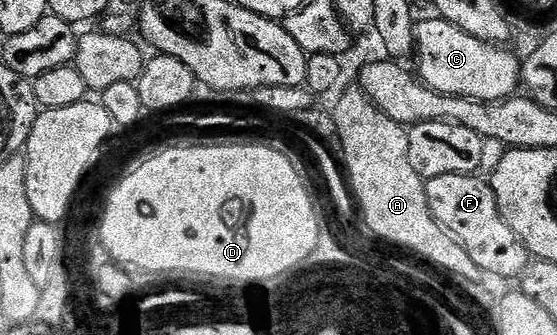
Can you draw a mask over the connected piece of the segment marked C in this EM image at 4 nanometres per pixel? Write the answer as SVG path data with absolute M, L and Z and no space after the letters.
M433 17L416 24L416 49L415 58L420 58L419 78L427 87L432 87L438 93L447 95L461 95L471 99L480 99L484 103L499 103L517 94L516 86L519 88L522 83L522 63L518 58L511 55L509 48L504 45L488 43L486 40L479 40L478 37L471 36L470 33L463 32L456 28L450 21Z

